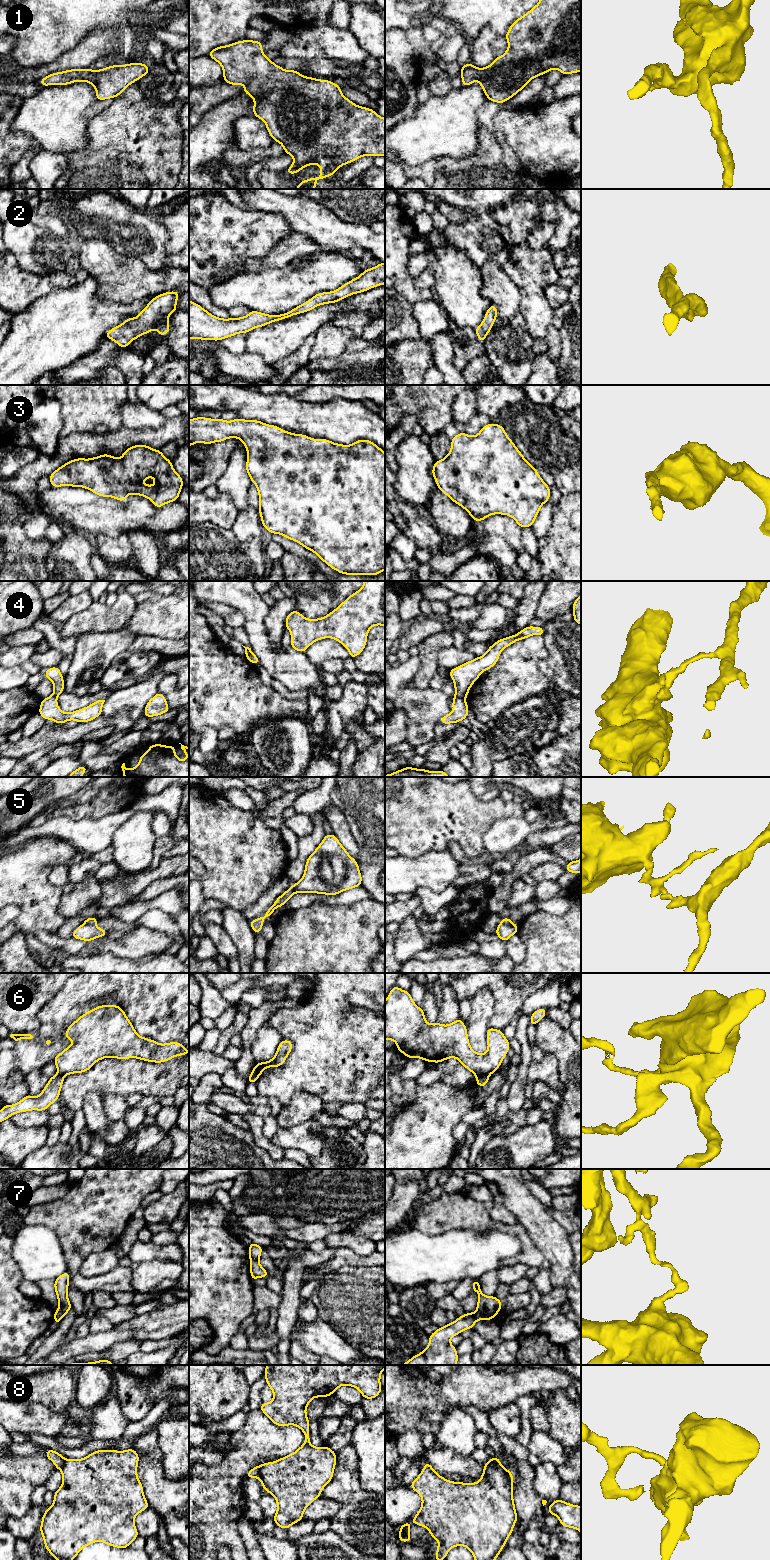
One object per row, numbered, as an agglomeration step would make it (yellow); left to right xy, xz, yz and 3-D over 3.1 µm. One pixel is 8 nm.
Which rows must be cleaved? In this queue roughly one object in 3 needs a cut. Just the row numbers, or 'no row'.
4, 5, 6, 7, 8

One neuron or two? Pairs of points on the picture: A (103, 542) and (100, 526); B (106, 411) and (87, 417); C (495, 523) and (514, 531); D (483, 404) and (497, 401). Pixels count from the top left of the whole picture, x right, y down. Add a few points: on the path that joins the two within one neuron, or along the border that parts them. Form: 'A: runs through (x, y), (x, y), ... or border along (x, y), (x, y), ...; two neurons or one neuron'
A: border along (125, 533), (114, 537), (103, 534), (96, 535); two neurons
B: runs through (101, 411), (92, 412); one neuron
C: runs through (500, 525), (509, 530); one neuron
D: runs through (486, 404), (494, 401); one neuron

